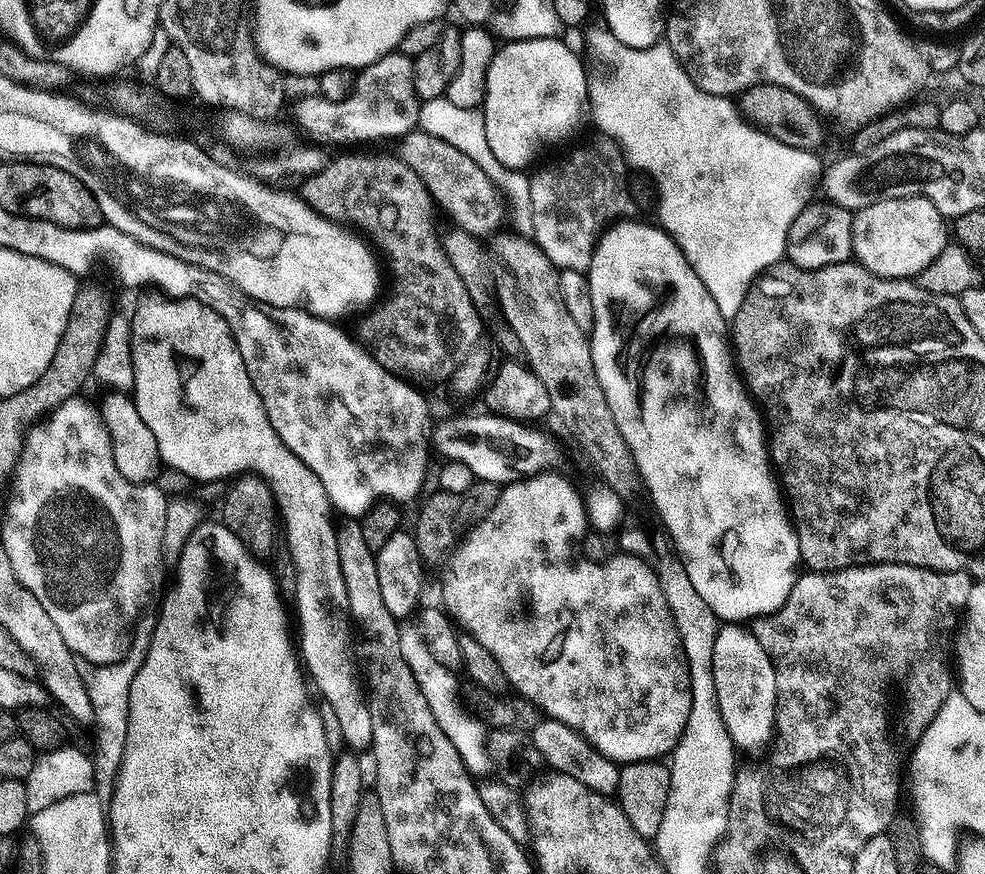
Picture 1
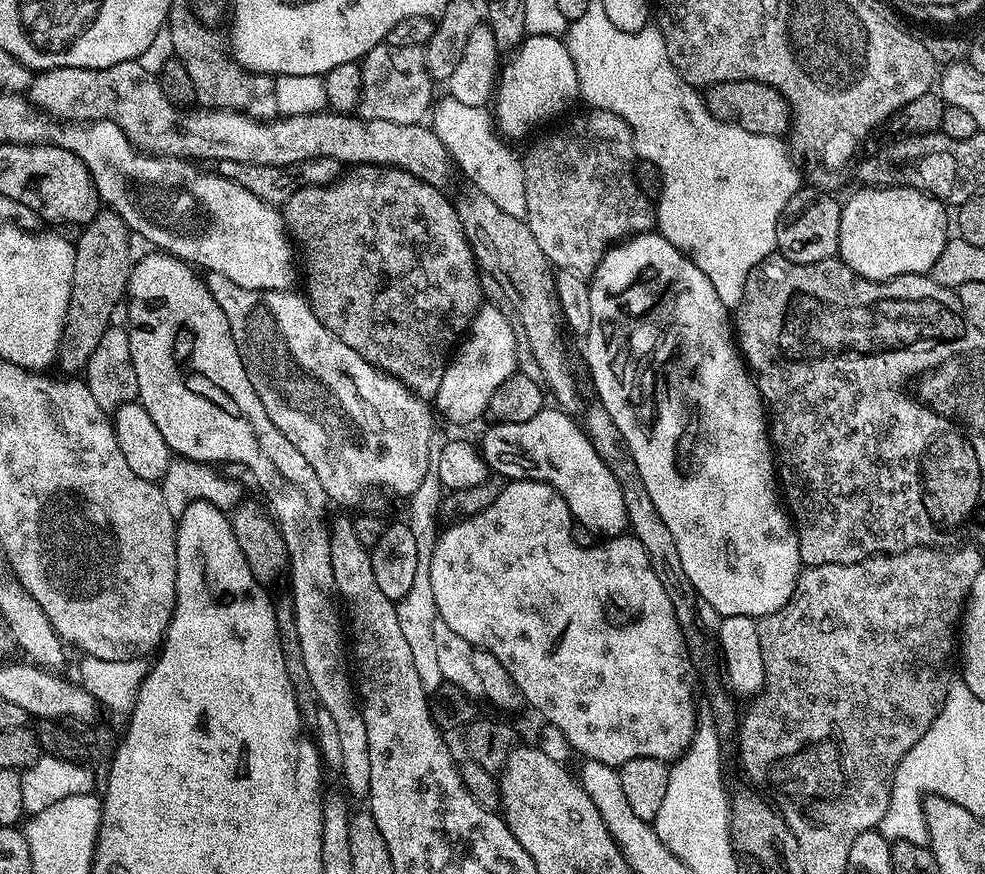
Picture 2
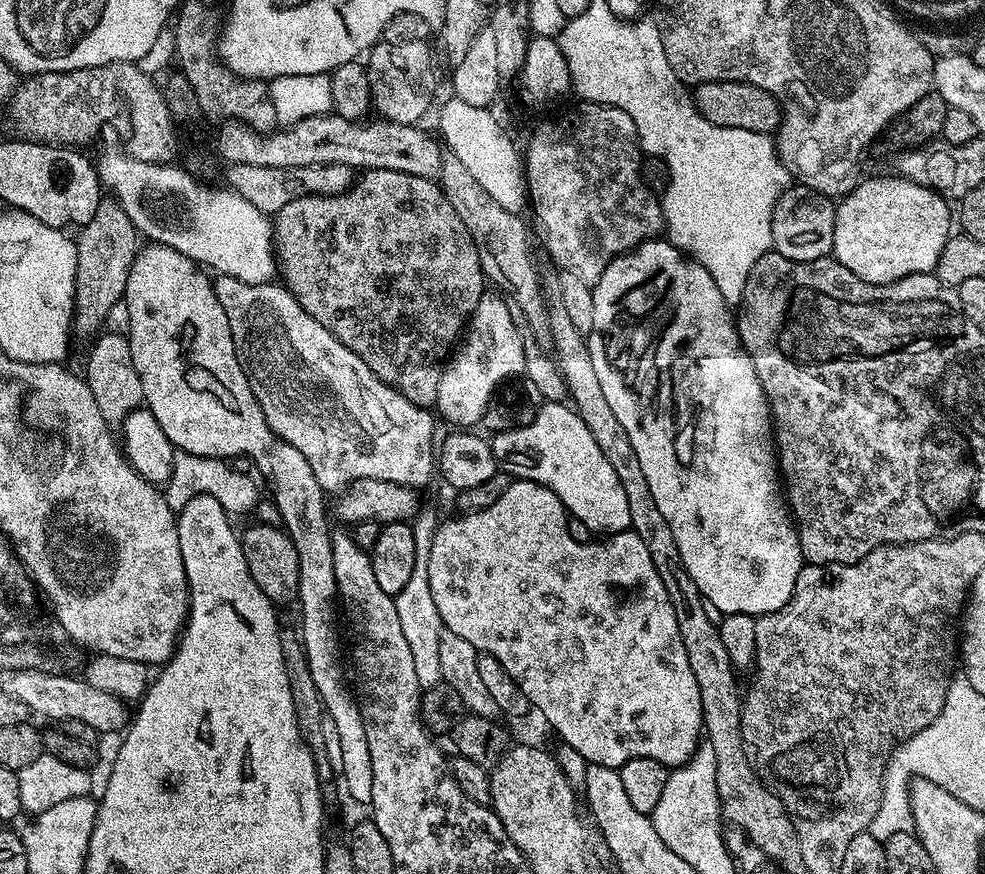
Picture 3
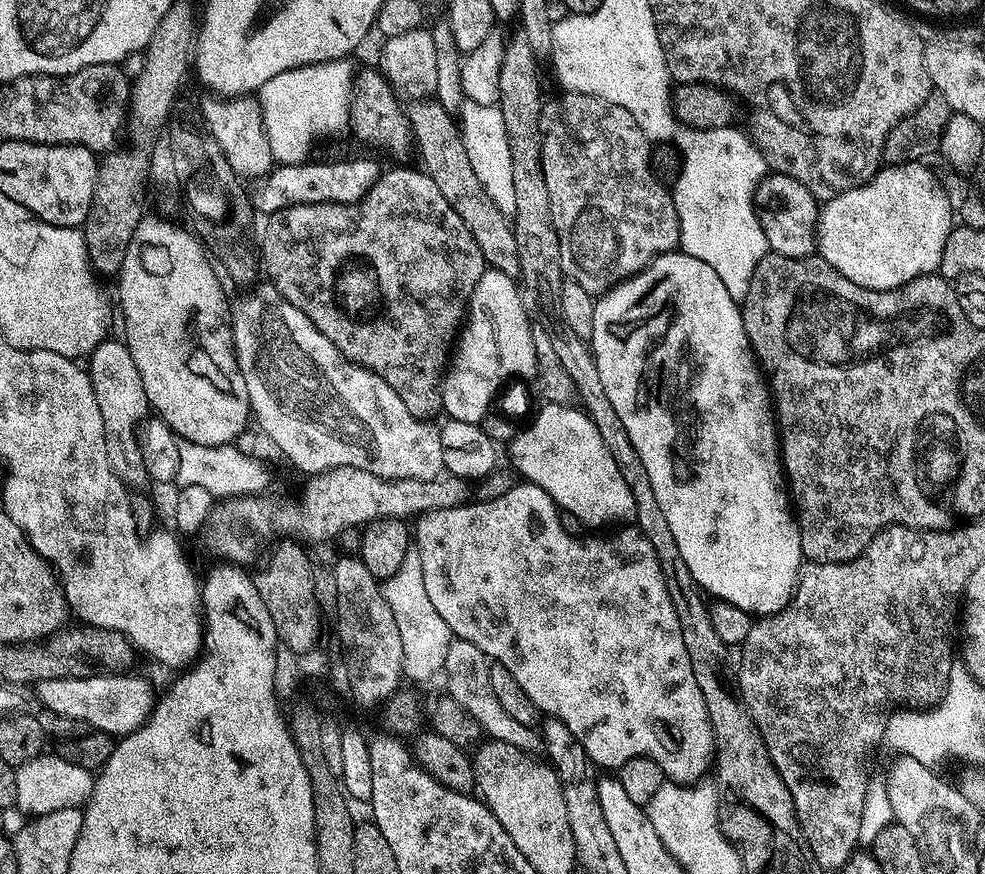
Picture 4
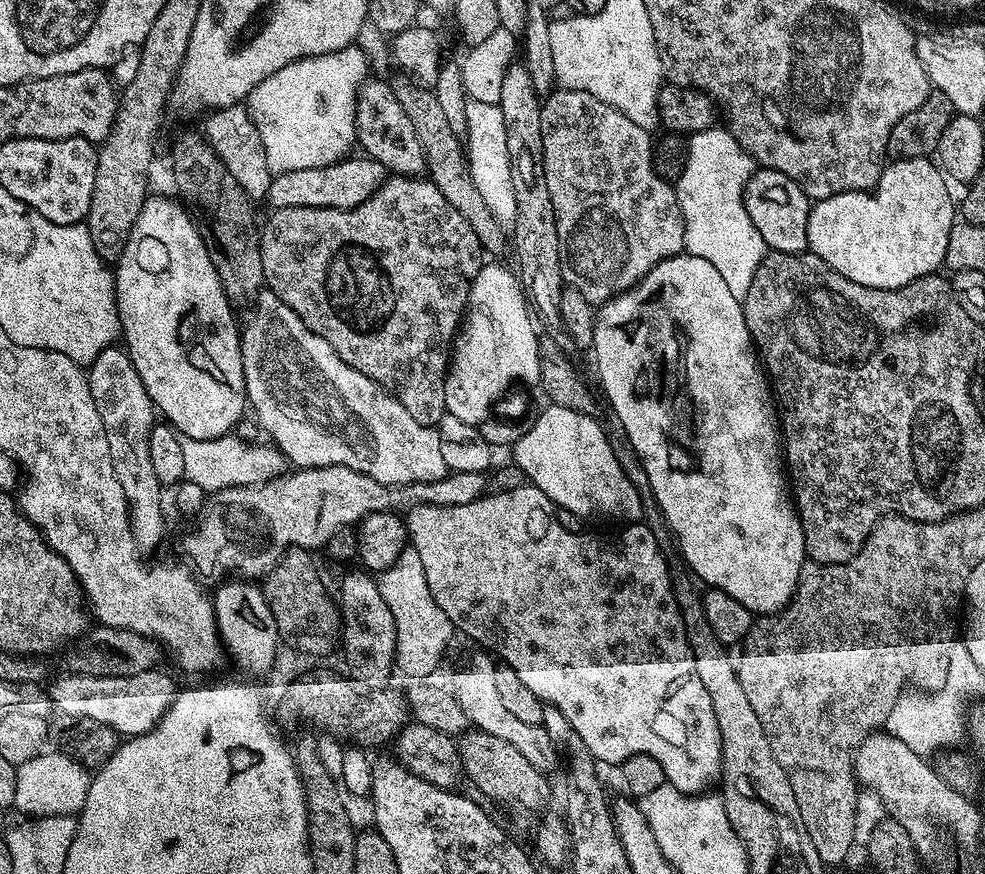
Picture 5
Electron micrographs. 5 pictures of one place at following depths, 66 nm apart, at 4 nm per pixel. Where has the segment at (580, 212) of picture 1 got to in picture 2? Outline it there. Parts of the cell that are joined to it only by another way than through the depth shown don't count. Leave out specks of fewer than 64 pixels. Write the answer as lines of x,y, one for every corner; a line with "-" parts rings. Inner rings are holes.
592,108
584,111
588,112
574,117
569,124
562,125
557,132
546,133
528,153
523,153
522,163
524,166
524,181
526,182
526,214
524,220
530,226
530,234
534,234
538,247
542,249
542,254
546,254
546,258
552,264
553,269
571,270
573,274
588,278
595,273
596,267
600,265
600,259
604,257
605,252
621,238
653,231
656,224
656,210
653,201
644,196
642,190
636,185
634,165
637,163
638,157
636,147
632,144
630,126
619,116
615,116
613,112
607,112
604,108

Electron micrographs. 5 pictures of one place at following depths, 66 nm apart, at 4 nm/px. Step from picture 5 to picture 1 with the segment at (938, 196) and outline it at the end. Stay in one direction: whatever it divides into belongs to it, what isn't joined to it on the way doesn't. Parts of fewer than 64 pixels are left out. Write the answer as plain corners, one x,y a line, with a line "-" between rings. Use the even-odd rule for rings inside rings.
903,196
902,198
890,198
889,200
876,200
873,204
868,204
864,208
859,209
852,217
852,255
855,263
860,264
871,272
874,276
881,276
884,280
903,280
905,278
919,277
920,272
930,266
930,262
934,262
934,258
938,258
938,254
942,254
942,250
950,242
950,228
946,225
946,217
938,210
938,206
934,206
934,202
930,202
924,196

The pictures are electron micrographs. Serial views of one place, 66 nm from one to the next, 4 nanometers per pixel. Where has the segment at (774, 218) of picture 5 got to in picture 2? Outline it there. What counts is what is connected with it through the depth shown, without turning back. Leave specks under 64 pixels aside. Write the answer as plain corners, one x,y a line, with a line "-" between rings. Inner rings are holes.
801,186
792,195
790,202
784,208
784,214
780,218
780,226
776,229
776,247
783,259
795,264
809,264
810,262
822,262
833,259
840,251
840,210
841,201
832,197
831,191
815,186

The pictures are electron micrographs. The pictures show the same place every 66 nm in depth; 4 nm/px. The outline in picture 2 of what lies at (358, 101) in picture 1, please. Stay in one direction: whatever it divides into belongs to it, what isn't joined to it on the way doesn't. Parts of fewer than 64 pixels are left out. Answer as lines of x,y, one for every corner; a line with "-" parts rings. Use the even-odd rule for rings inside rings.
381,42
363,57
362,86
358,116
362,120
381,120
399,124
419,124
429,115
434,103
434,82
424,62
424,49
414,46
390,46

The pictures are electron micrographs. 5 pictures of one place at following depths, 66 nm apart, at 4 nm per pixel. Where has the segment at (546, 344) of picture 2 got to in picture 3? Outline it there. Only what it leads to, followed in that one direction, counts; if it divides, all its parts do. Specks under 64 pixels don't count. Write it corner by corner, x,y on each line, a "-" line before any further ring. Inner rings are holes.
445,155
438,183
450,206
454,206
454,214
462,218
462,226
466,226
474,242
485,277
491,283
493,280
501,288
497,289
510,297
518,312
520,307
519,315
523,323
529,324
536,334
547,333
547,306
541,288
542,272
536,269
536,260
532,257
532,244
528,241
528,228
523,220
525,217
498,206
498,202
494,202
494,198
490,198
490,194
478,186
470,170
466,170
466,166
462,166
462,162
458,162
454,155

